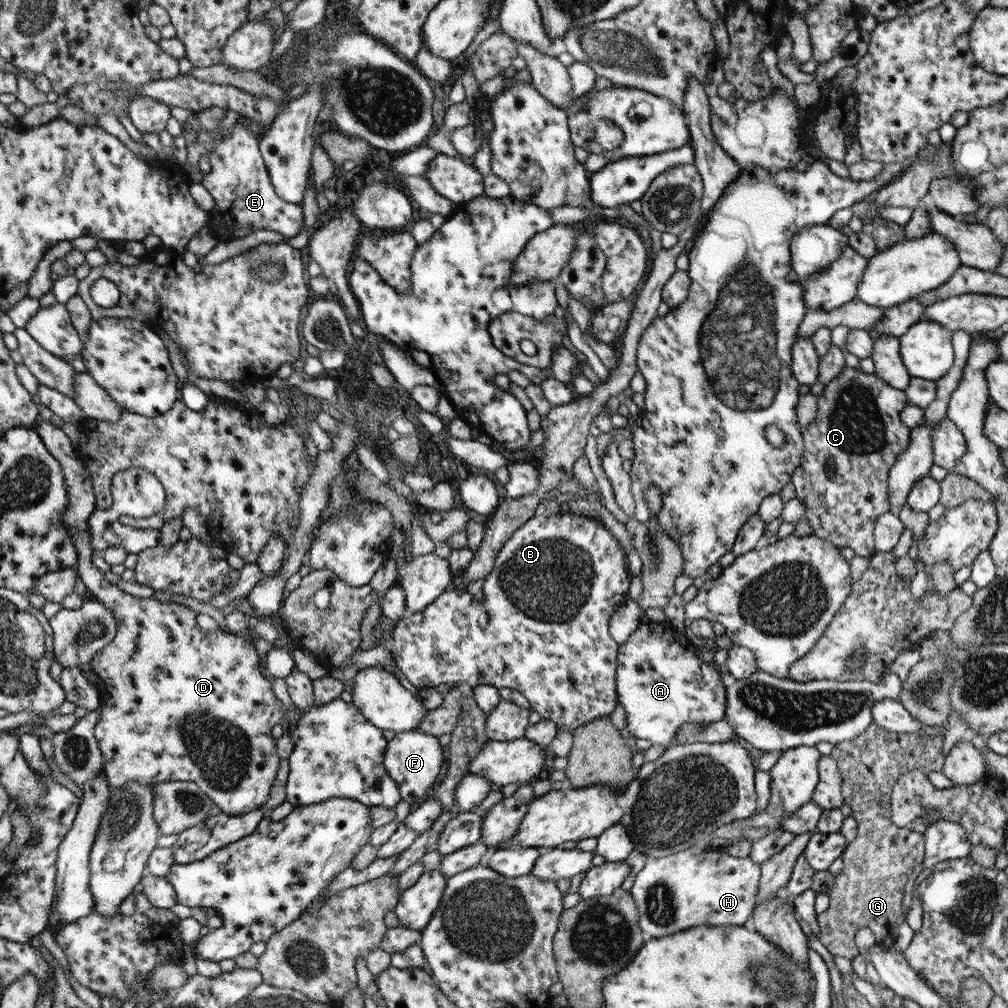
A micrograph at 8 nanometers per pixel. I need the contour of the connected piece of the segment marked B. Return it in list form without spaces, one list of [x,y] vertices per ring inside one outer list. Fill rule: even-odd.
[[[574,510],[562,511],[553,515],[534,516],[518,528],[495,558],[493,569],[486,576],[483,584],[483,599],[475,598],[467,591],[452,589],[444,591],[432,604],[424,610],[402,616],[392,630],[390,649],[393,660],[402,670],[409,682],[418,689],[431,689],[440,684],[454,683],[468,689],[490,684],[500,690],[504,687],[518,689],[529,702],[529,708],[536,710],[542,719],[555,722],[559,730],[574,731],[582,724],[588,724],[596,718],[610,716],[618,706],[616,692],[616,671],[619,644],[610,636],[610,617],[614,609],[628,598],[632,574],[628,565],[628,556],[624,553],[620,542],[614,538],[610,530],[606,530],[600,519],[586,517]]]

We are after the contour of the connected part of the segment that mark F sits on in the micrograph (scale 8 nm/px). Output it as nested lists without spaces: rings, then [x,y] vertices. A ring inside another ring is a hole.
[[[415,730],[396,733],[394,738],[388,741],[384,753],[384,768],[398,785],[401,800],[405,800],[410,805],[427,798],[428,790],[435,788],[438,784],[438,776],[442,772],[442,764],[444,764],[443,747],[438,737]]]

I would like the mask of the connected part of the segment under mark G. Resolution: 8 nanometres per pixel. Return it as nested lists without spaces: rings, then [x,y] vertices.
[[[872,724],[852,738],[852,740],[835,744],[831,757],[836,760],[843,778],[842,796],[844,803],[852,809],[851,816],[858,823],[856,838],[845,848],[841,856],[844,867],[842,872],[835,875],[835,886],[829,892],[830,907],[826,912],[817,915],[820,927],[820,942],[832,953],[834,958],[844,957],[854,960],[859,956],[859,949],[855,944],[855,935],[859,928],[870,928],[876,937],[876,945],[880,947],[893,947],[897,940],[897,930],[902,923],[906,922],[903,901],[908,878],[914,872],[916,866],[920,866],[925,858],[925,840],[920,832],[909,827],[899,827],[891,819],[891,794],[893,786],[900,776],[912,771],[919,770],[924,775],[934,770],[941,771],[944,764],[943,754],[944,736],[922,736],[918,733],[895,733],[881,729]]]

